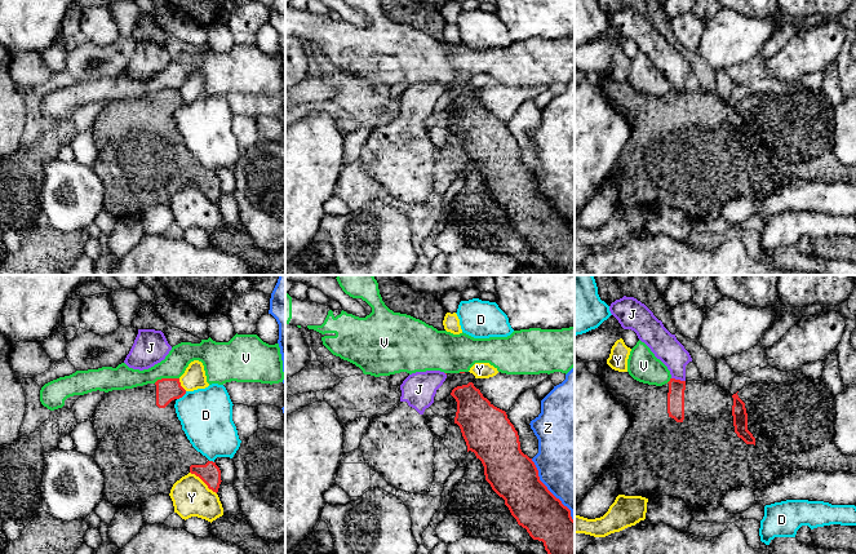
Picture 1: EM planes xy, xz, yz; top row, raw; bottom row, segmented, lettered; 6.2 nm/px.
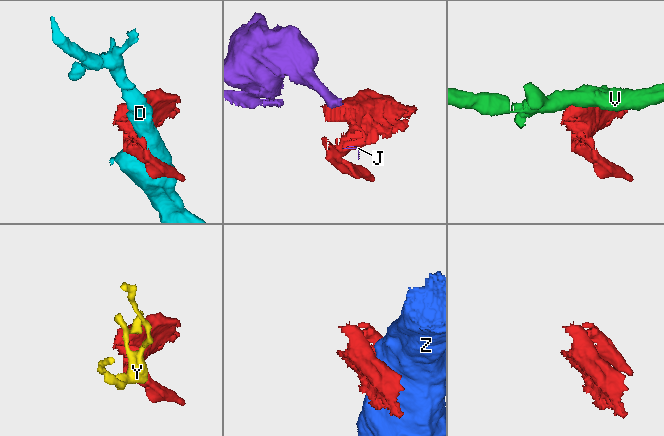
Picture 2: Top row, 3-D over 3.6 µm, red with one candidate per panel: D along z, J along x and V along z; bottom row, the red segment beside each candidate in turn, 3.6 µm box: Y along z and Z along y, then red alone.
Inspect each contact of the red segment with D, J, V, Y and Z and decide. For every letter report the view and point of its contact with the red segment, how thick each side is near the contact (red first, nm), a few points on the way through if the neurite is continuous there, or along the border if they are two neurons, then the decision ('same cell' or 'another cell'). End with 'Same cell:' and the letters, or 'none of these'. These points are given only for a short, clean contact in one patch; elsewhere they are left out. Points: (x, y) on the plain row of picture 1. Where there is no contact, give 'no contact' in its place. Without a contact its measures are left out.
D: contact xy (181, 107); calibres 140 and 320 nm; another cell
J: contact yz (678, 91); calibres 110 and 170 nm; border yz (672, 88), (684, 92); another cell
V: contact xy (165, 89); calibres 140 and 150 nm; border xy (178, 88), (162, 88), (154, 93); another cell
Y: contact xy (203, 191); calibres 130 and 240 nm; another cell
Z: contact xz (548, 200); calibres 300 and 460 nm; another cell
Same cell: none of these

